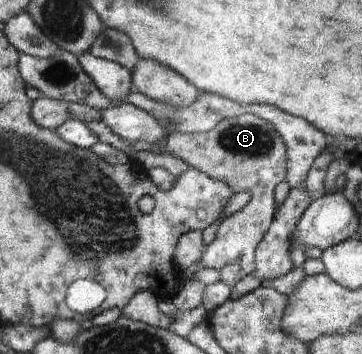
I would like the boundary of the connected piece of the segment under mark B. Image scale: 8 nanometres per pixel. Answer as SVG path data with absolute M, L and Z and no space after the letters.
M245 113L223 119L207 132L169 132L162 150L162 153L183 159L189 168L227 183L233 191L245 191L251 195L245 208L221 221L215 240L207 246L203 258L194 267L197 270L221 270L226 264L237 263L246 275L253 275L257 245L272 223L277 208L275 187L288 176L288 153L283 136L272 123L261 120L256 114Z

